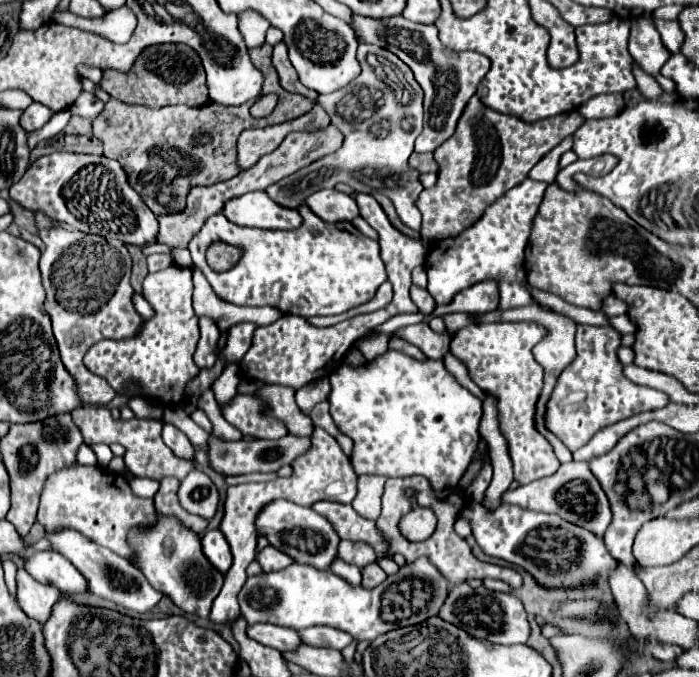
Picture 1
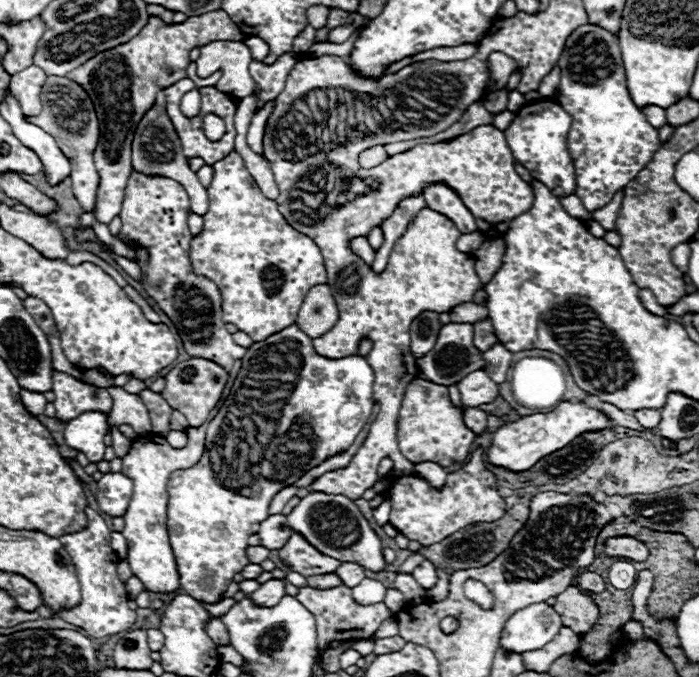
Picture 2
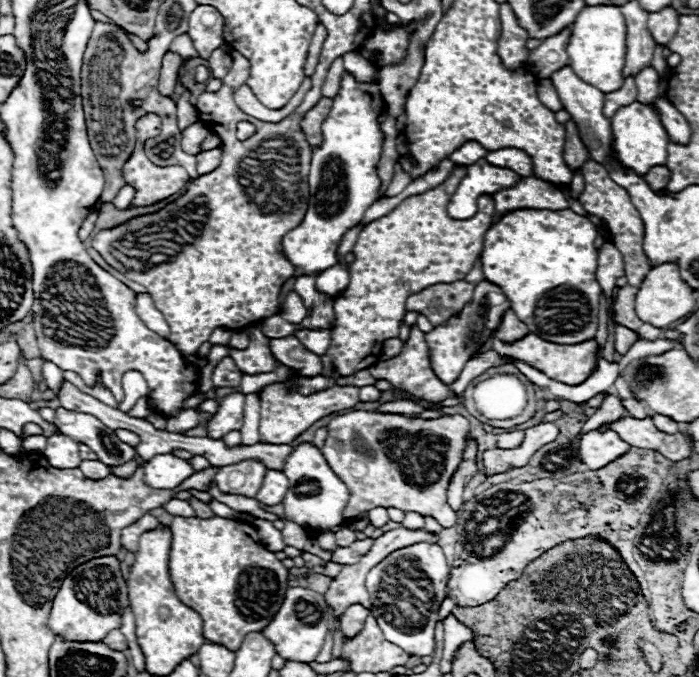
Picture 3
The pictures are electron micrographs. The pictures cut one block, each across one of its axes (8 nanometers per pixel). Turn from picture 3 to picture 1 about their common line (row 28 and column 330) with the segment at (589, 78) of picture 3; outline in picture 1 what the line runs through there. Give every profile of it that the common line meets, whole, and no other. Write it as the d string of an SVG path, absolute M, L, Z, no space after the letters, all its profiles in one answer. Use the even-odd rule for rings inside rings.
M418 558L412 564L404 564L396 574L388 576L380 586L370 590L352 586L330 570L292 564L280 572L248 578L238 600L248 624L270 622L294 630L322 624L338 628L360 642L374 640L390 630L420 624L426 618L438 616L448 592L450 582L438 572L438 568L430 564L428 558Z

